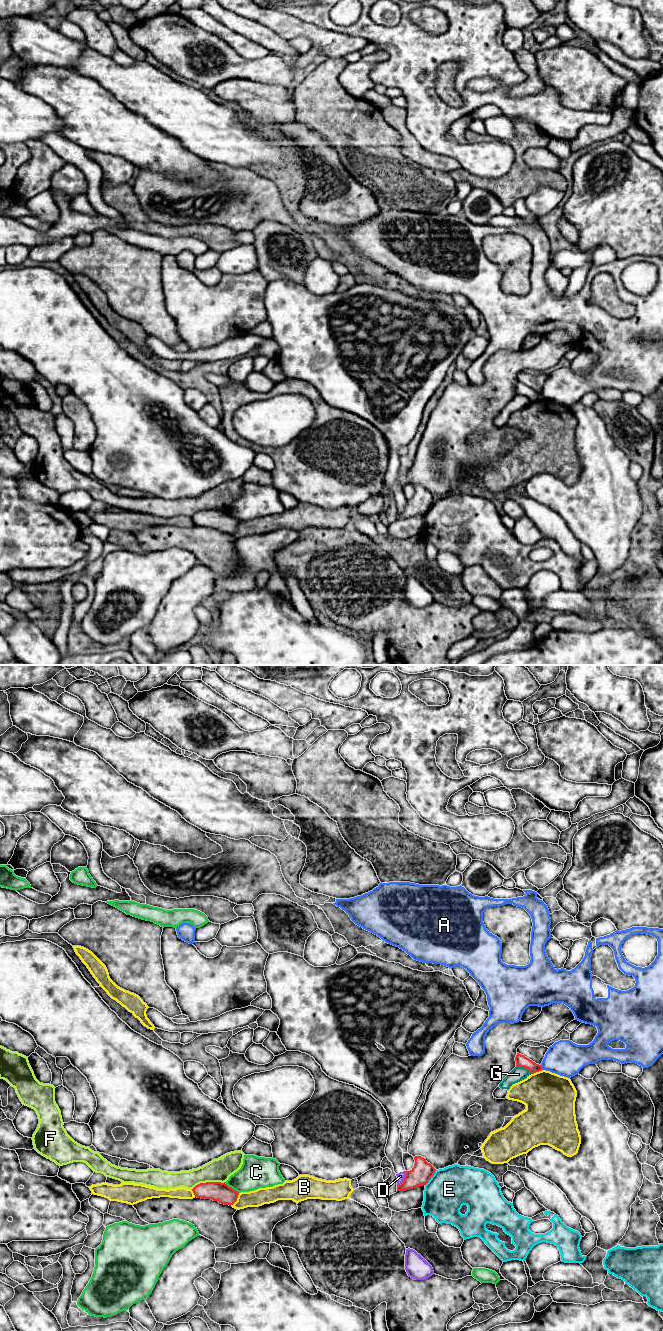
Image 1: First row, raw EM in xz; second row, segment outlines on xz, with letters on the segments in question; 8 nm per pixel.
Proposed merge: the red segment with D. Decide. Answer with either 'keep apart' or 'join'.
keep apart

